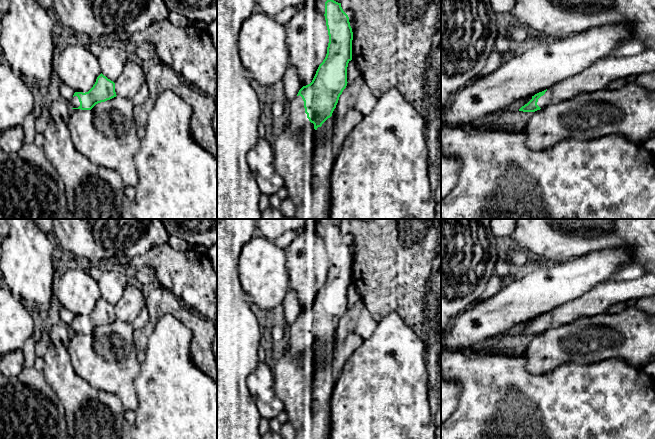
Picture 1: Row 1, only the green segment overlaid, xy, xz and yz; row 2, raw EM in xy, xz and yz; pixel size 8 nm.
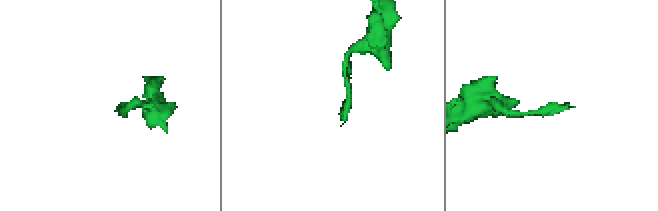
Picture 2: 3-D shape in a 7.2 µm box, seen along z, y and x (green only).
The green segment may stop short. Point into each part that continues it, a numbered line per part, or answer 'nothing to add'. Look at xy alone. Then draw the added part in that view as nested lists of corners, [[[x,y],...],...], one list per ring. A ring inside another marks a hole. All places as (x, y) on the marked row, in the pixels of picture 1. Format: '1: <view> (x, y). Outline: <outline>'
1: xy (74, 102). Outline: [[[74,96],[70,101],[68,101],[72,108],[78,108],[80,106],[80,102],[77,96]]]

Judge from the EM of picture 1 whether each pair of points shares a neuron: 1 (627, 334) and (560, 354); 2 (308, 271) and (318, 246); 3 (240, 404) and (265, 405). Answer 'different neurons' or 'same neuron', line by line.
1: same neuron
2: same neuron
3: different neurons

